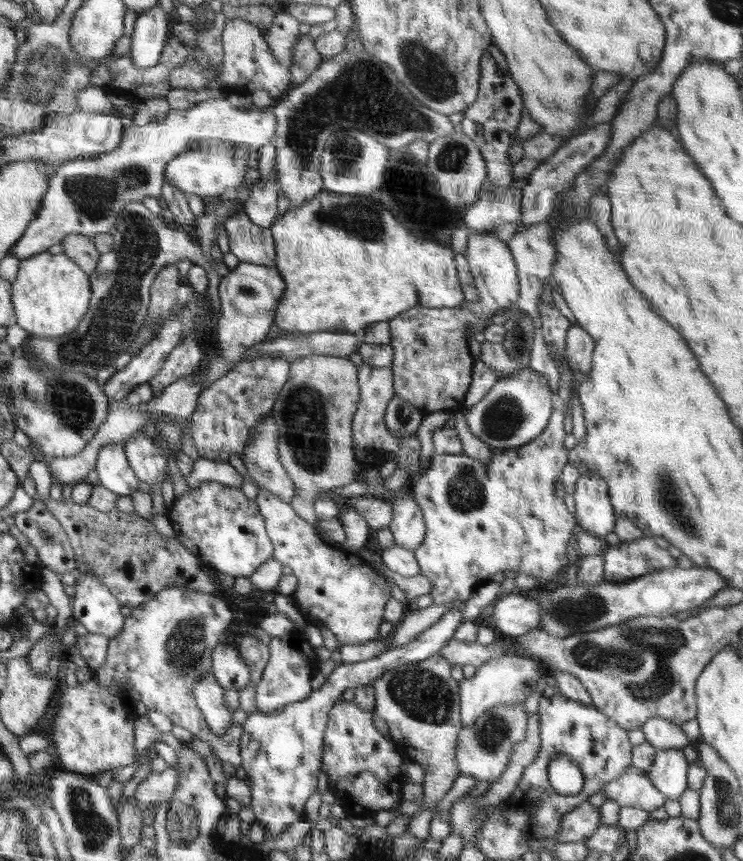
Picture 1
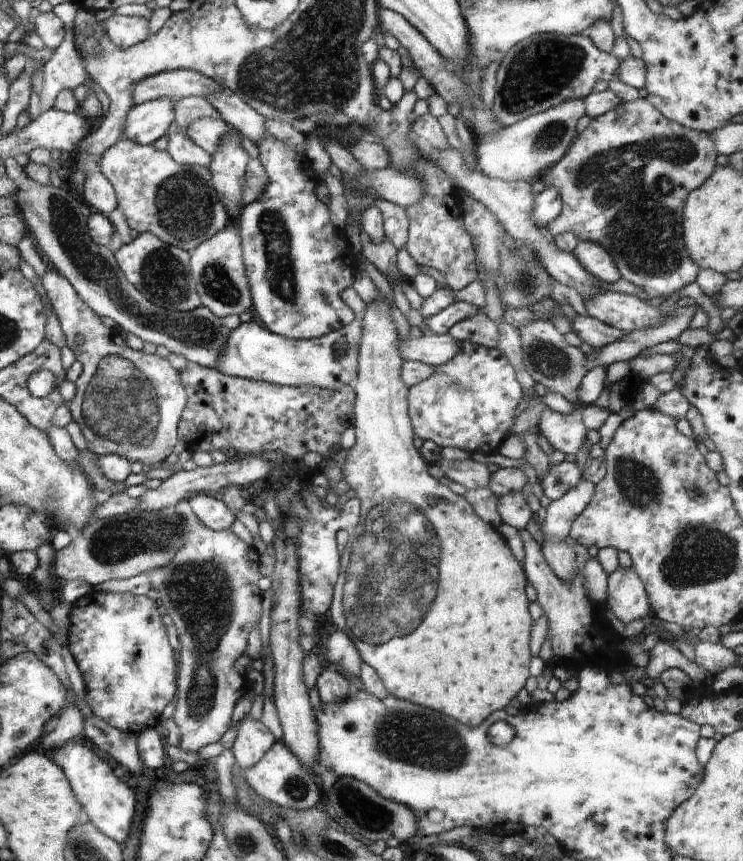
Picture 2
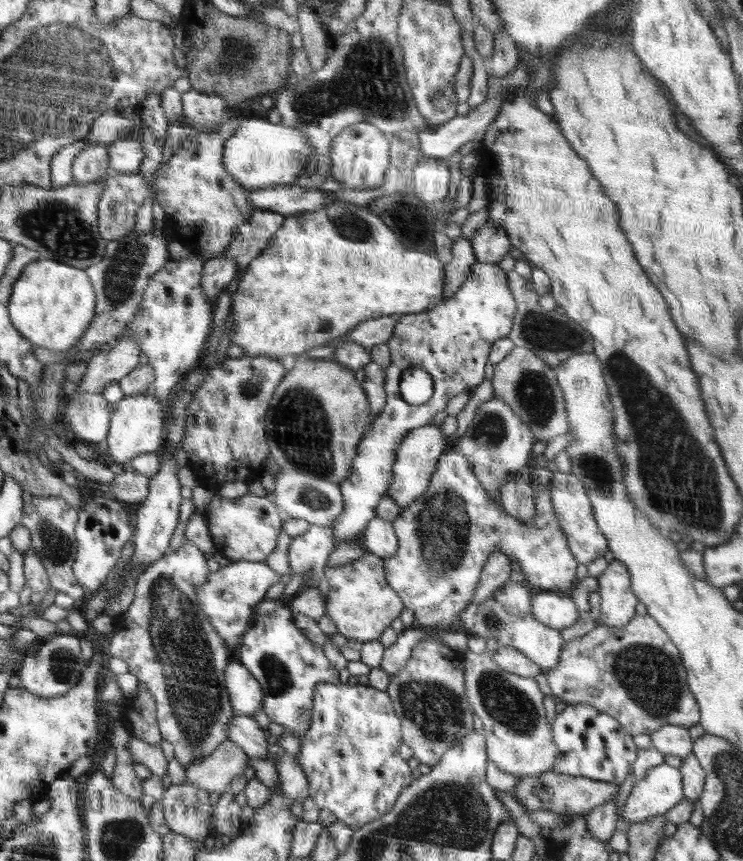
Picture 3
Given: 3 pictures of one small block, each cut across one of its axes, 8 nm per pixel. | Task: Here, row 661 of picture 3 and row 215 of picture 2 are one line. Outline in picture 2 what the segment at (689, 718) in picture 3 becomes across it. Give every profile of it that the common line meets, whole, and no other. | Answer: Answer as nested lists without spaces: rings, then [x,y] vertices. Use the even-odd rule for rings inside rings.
[[[645,98],[637,99],[633,102],[620,101],[618,106],[609,110],[606,114],[592,119],[586,130],[577,134],[577,137],[566,151],[566,154],[550,170],[546,170],[546,172],[538,176],[538,179],[542,180],[547,186],[556,186],[560,190],[560,198],[562,198],[563,202],[560,214],[552,222],[548,222],[547,229],[553,236],[564,234],[565,232],[573,232],[578,236],[580,241],[598,242],[612,257],[612,262],[616,264],[621,278],[632,282],[635,286],[643,288],[650,298],[664,296],[668,299],[674,293],[678,294],[680,290],[694,282],[698,276],[700,266],[690,258],[690,254],[688,254],[688,250],[686,250],[684,244],[682,228],[683,206],[686,198],[688,198],[688,194],[692,190],[696,190],[696,188],[702,186],[710,178],[714,172],[714,168],[718,165],[718,154],[716,142],[712,140],[711,133],[692,130],[691,128],[686,128],[677,122],[664,118],[664,115],[660,114],[660,111],[656,110]]]

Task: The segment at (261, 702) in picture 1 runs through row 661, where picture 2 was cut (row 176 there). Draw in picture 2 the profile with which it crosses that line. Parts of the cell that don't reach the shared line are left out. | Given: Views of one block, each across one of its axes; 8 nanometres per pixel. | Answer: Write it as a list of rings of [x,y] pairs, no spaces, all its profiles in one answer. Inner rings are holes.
[[[269,133],[262,142],[256,142],[256,148],[260,151],[258,160],[268,175],[268,185],[260,198],[242,208],[237,223],[254,317],[270,332],[284,338],[306,340],[324,336],[355,319],[341,294],[354,283],[357,247],[350,243],[346,231],[330,222],[328,207],[316,197],[314,190],[319,178],[305,152],[292,149]]]

